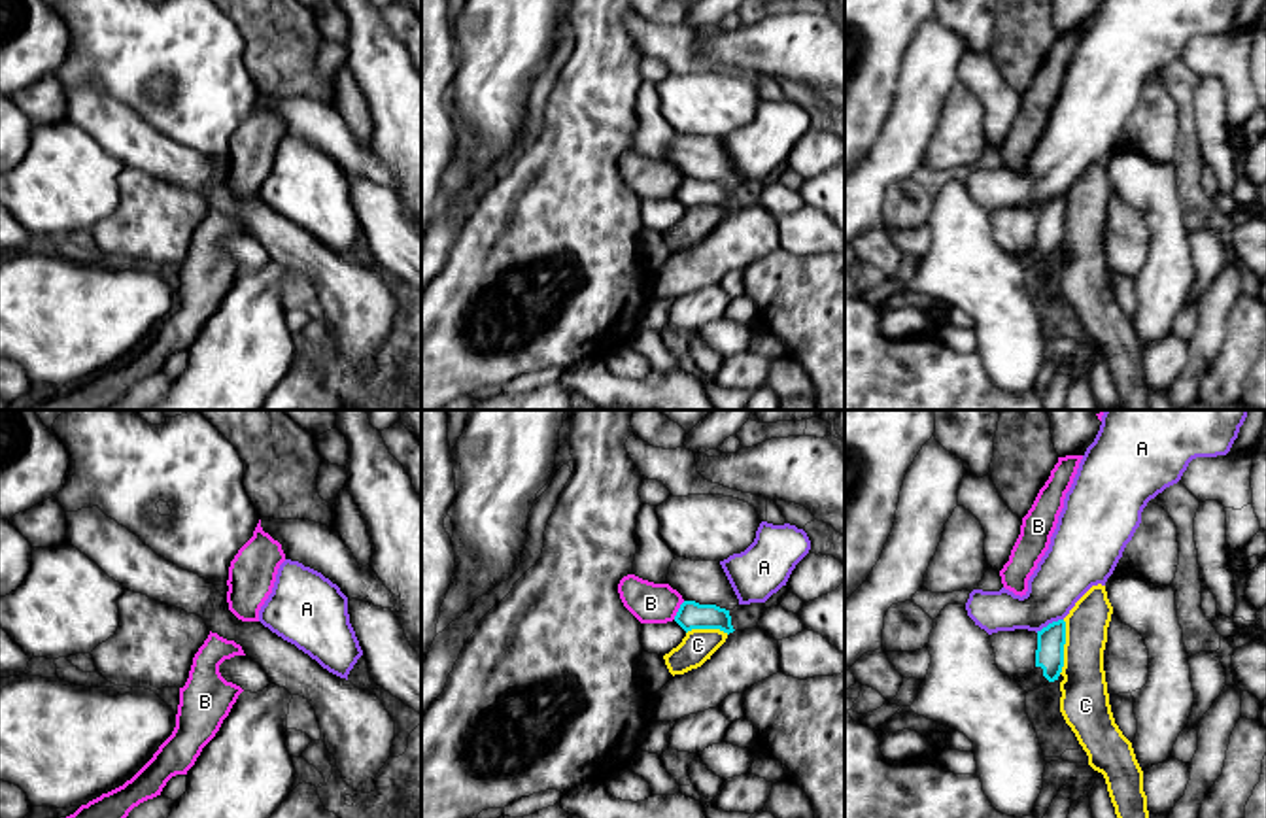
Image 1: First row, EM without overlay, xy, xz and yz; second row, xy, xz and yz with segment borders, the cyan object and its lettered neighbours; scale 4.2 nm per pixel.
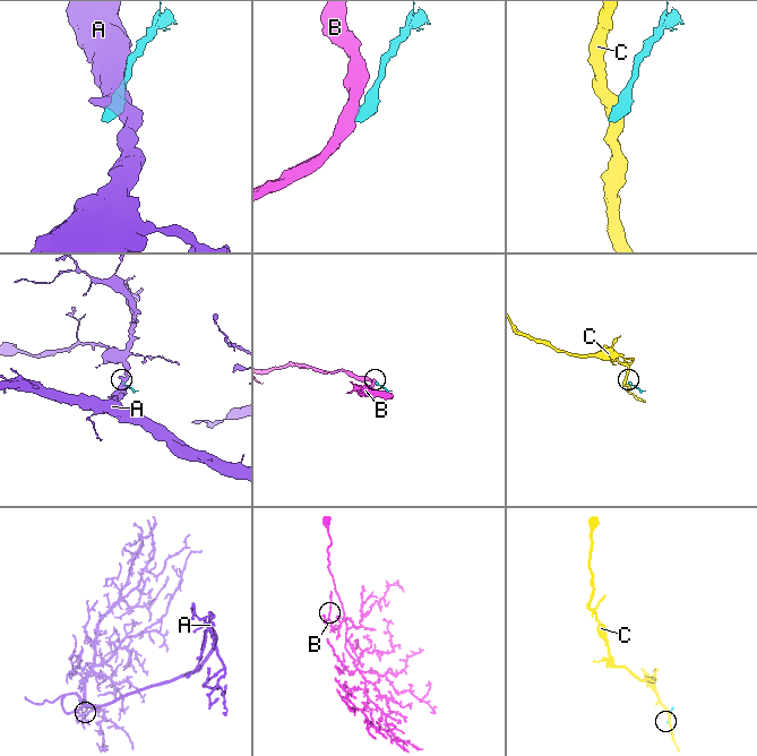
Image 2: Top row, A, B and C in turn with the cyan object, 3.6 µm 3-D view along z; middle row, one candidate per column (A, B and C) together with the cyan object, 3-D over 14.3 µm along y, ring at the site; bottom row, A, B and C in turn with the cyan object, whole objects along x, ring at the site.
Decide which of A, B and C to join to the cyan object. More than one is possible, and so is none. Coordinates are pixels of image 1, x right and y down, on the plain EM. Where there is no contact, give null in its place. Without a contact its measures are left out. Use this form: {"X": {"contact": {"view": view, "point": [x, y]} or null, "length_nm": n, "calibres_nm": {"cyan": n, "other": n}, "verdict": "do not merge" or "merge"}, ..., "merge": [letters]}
{"A": {"contact": {"view": "yz", "point": [1049, 201]}, "length_nm": 130, "calibres_nm": {"cyan": 120, "other": 240}, "verdict": "do not merge"}, "B": {"contact": {"view": "xz", "point": [679, 187]}, "length_nm": 90, "calibres_nm": {"cyan": 120, "other": 180}, "verdict": "do not merge"}, "C": {"contact": {"view": "yz", "point": [1062, 223]}, "length_nm": 240, "calibres_nm": {"cyan": 120, "other": 200}, "verdict": "do not merge"}, "merge": []}

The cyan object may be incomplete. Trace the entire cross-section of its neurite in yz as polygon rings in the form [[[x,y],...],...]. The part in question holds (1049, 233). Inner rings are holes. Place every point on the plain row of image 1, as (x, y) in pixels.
[[[1058,196],[1037,208],[1035,246],[1015,259],[1028,270],[1058,257],[1064,244],[1066,198]]]

